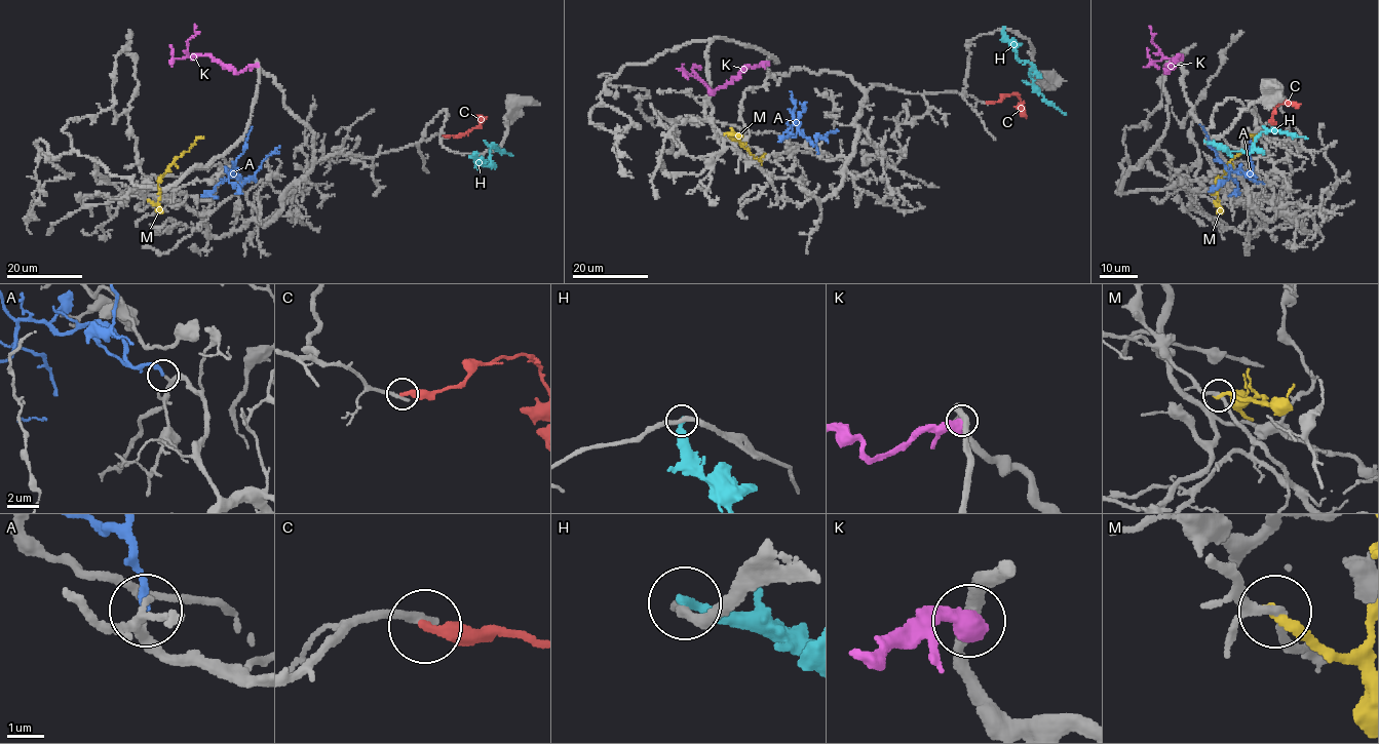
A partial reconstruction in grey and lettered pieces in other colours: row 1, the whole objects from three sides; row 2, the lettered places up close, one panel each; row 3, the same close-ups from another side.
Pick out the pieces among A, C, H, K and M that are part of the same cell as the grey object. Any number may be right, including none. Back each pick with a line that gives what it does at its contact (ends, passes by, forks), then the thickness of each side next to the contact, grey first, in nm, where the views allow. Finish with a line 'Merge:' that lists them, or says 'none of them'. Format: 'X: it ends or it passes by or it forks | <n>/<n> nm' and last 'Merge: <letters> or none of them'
A: it ends | 200/220 nm
Merge: A

